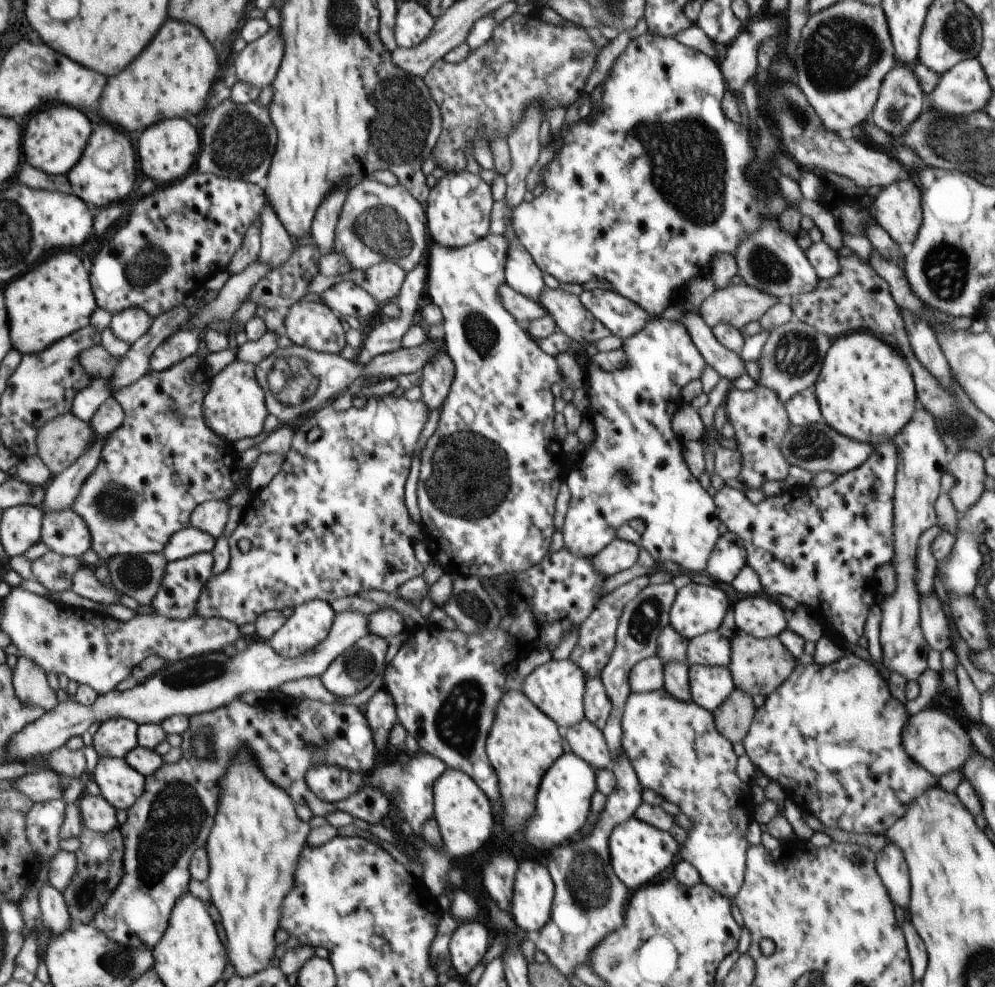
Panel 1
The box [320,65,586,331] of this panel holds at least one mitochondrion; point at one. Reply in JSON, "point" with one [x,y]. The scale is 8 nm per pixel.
{"point":[399,122]}

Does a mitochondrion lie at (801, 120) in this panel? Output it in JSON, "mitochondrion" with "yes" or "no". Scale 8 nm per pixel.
{"mitochondrion":"yes"}

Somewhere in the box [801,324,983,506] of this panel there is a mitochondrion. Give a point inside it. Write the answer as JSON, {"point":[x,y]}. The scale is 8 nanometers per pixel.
{"point":[955,427]}

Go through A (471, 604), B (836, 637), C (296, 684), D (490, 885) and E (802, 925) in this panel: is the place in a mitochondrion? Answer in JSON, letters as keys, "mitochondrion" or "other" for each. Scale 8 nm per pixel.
{"A":"mitochondrion","B":"other","C":"other","D":"other","E":"other"}

